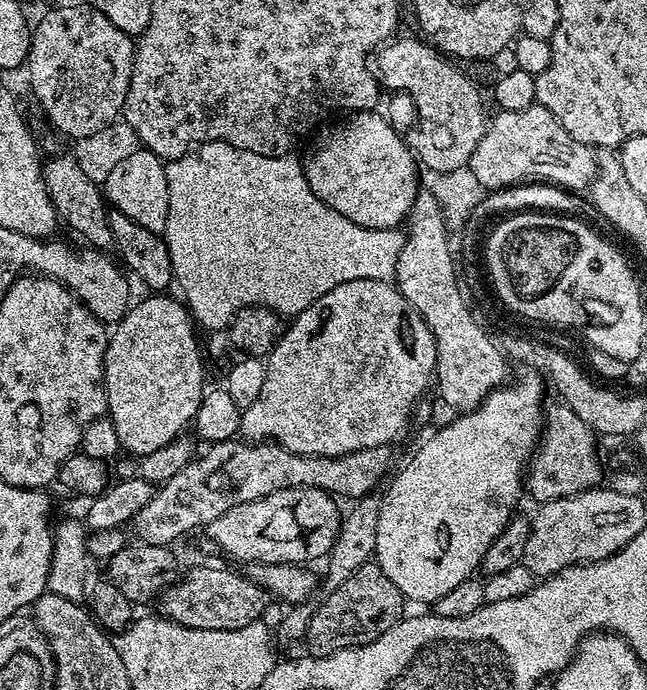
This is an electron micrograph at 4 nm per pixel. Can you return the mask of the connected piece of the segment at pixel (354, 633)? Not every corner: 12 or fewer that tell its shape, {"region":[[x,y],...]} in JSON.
{"region":[[369,562],[315,605],[316,654],[374,642],[406,597]]}

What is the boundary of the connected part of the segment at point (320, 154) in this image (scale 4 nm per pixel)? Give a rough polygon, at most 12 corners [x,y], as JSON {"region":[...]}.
{"region":[[369,110],[307,161],[314,194],[400,228],[417,191],[407,139]]}

